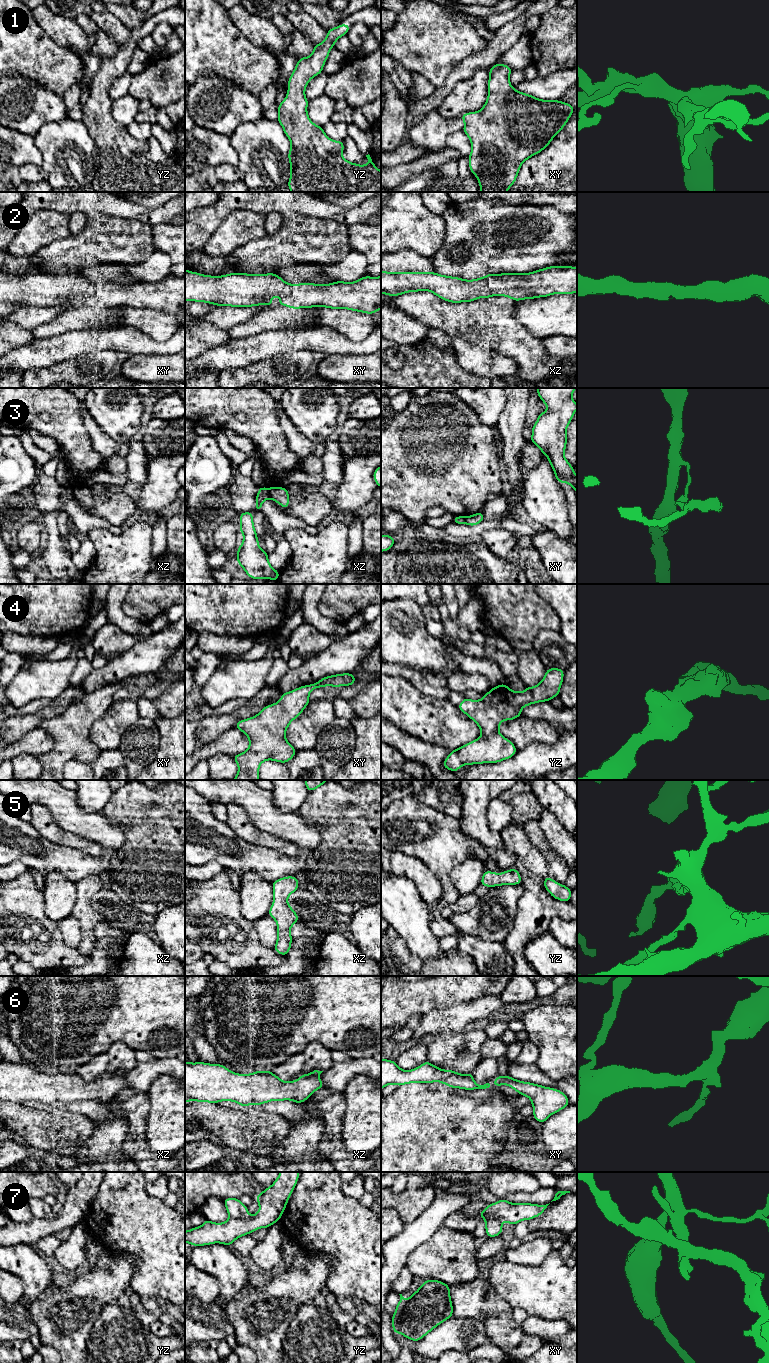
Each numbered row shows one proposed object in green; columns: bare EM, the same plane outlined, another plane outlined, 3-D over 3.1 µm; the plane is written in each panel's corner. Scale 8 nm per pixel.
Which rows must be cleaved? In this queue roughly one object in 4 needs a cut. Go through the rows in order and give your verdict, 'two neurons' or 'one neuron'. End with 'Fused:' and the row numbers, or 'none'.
1: one neuron
2: one neuron
3: two neurons
4: one neuron
5: one neuron
6: one neuron
7: two neurons
Fused: 3, 7

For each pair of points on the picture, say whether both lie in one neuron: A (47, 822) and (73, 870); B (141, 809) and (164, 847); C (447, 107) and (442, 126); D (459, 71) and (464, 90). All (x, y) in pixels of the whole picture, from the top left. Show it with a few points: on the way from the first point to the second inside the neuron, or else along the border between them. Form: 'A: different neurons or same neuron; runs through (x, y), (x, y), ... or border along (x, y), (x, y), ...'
A: different neurons; border along (38, 833), (51, 842), (77, 848), (81, 852)
B: same neuron; runs through (150, 818), (164, 832), (164, 838)
C: different neurons; border along (436, 110), (445, 117), (459, 117)
D: different neurons; border along (483, 68), (459, 80), (446, 96)

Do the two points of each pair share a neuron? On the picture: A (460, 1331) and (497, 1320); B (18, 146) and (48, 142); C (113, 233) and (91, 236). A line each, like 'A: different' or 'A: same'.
A: different
B: different
C: same

